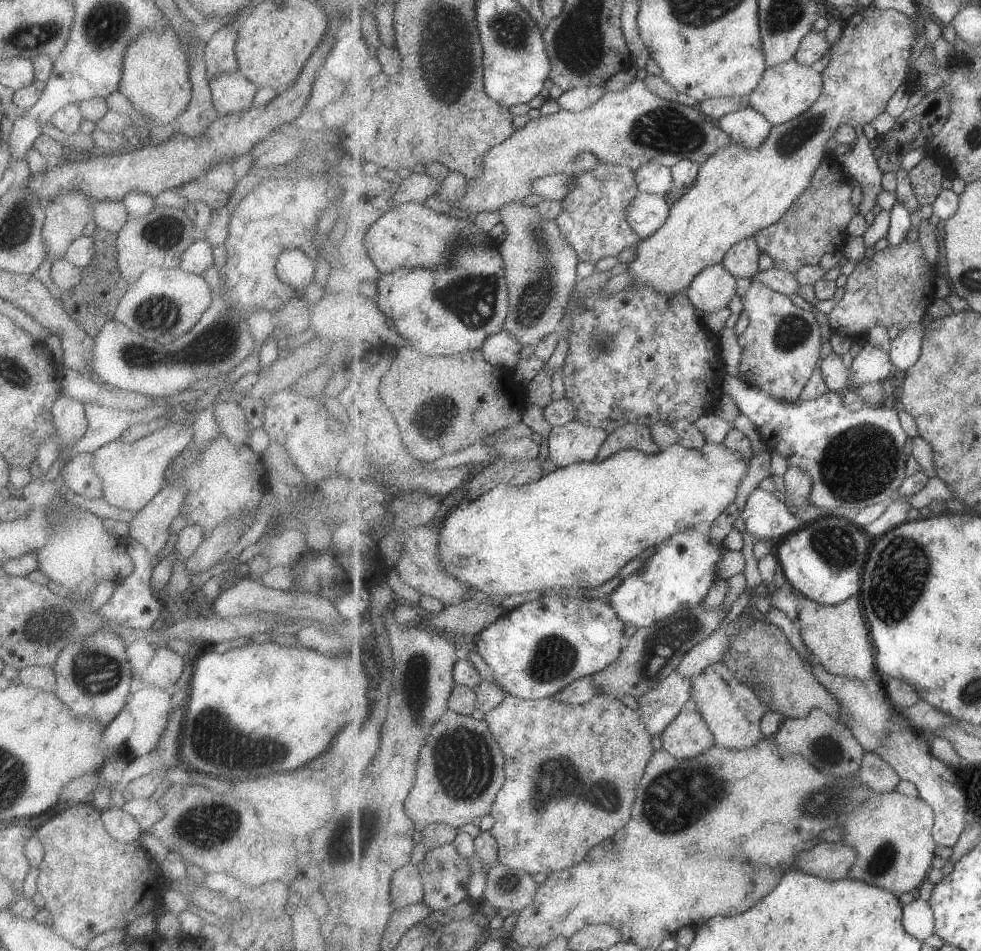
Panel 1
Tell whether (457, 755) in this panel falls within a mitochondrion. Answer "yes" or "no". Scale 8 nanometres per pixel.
yes

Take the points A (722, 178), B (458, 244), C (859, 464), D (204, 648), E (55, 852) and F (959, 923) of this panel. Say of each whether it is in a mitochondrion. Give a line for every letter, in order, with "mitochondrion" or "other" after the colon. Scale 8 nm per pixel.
A: other
B: other
C: mitochondrion
D: other
E: other
F: other

